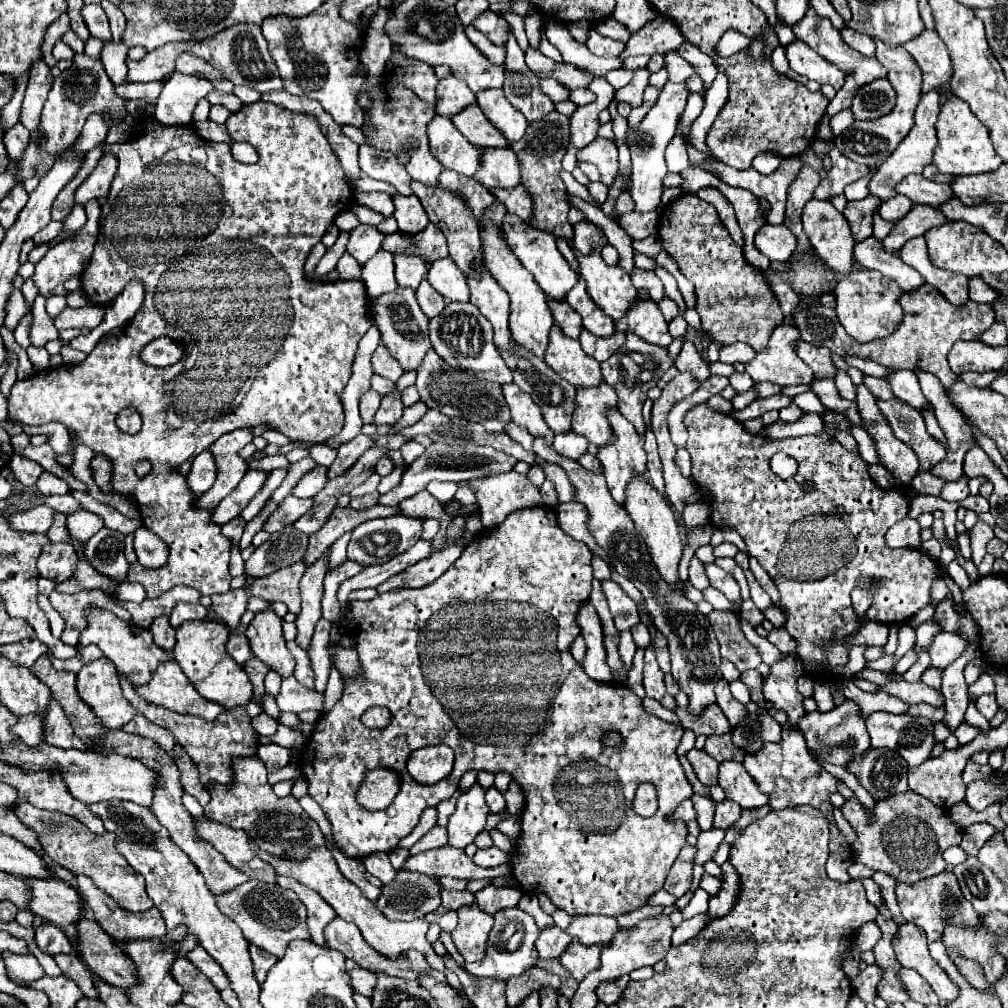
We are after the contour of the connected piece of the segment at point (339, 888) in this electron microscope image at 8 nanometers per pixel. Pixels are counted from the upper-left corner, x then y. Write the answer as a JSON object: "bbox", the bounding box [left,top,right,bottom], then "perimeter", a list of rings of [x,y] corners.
{"bbox":[262,847,470,1003],"perimeter":[[[318,847],[306,861],[278,859],[278,857],[270,857],[268,853],[262,853],[262,857],[264,857],[264,861],[268,861],[268,863],[276,869],[278,875],[292,877],[292,879],[296,879],[298,883],[306,885],[308,889],[314,889],[316,893],[320,893],[320,895],[332,905],[332,909],[336,911],[338,917],[342,917],[344,921],[352,921],[352,923],[356,923],[356,925],[360,927],[362,937],[366,939],[366,943],[368,943],[370,947],[374,947],[376,951],[380,951],[380,955],[388,955],[388,959],[400,959],[400,955],[404,955],[404,951],[410,951],[410,949],[420,951],[420,953],[428,959],[428,963],[430,963],[432,969],[440,969],[440,971],[446,975],[450,987],[458,993],[458,997],[462,997],[462,999],[466,999],[466,1001],[470,1003],[470,999],[464,997],[464,993],[462,993],[462,985],[460,985],[458,977],[442,965],[442,961],[438,959],[438,953],[436,953],[436,951],[432,949],[432,945],[426,941],[426,931],[428,931],[428,927],[430,927],[428,919],[414,919],[414,921],[410,921],[410,923],[400,923],[400,921],[390,921],[390,919],[386,919],[384,913],[382,913],[370,899],[366,899],[366,897],[362,895],[362,891],[360,891],[354,883],[350,883],[350,881],[338,871],[336,861],[334,861],[334,857],[332,857],[332,853],[330,853],[328,847]]]}

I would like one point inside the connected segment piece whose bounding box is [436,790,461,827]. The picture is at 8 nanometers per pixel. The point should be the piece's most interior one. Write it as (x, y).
(446, 808)

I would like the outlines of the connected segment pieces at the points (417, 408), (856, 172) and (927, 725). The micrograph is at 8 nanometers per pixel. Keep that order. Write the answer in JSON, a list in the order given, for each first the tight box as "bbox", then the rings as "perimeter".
[{"bbox":[394,401,428,431],"perimeter":[[[418,401],[418,403],[406,407],[406,409],[404,409],[404,415],[402,415],[402,419],[400,419],[400,423],[394,425],[394,429],[400,431],[400,429],[404,429],[404,427],[410,427],[410,425],[418,423],[418,421],[424,417],[426,411],[428,411],[428,407],[424,407],[422,401]]]},{"bbox":[814,147,870,199],"perimeter":[[[836,147],[830,151],[830,159],[832,159],[832,169],[828,171],[826,179],[820,181],[820,185],[814,191],[814,199],[832,199],[836,195],[844,193],[844,187],[858,181],[860,177],[864,177],[870,169],[864,165],[854,163],[852,159],[848,159],[846,155],[842,155]]]},{"bbox":[866,711,936,763],"perimeter":[[[878,711],[866,719],[866,727],[872,737],[872,747],[894,749],[908,763],[924,763],[936,745],[934,723],[924,717]]]}]

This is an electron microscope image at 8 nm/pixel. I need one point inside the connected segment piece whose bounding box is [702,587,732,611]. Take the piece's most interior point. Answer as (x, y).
(713, 597)

